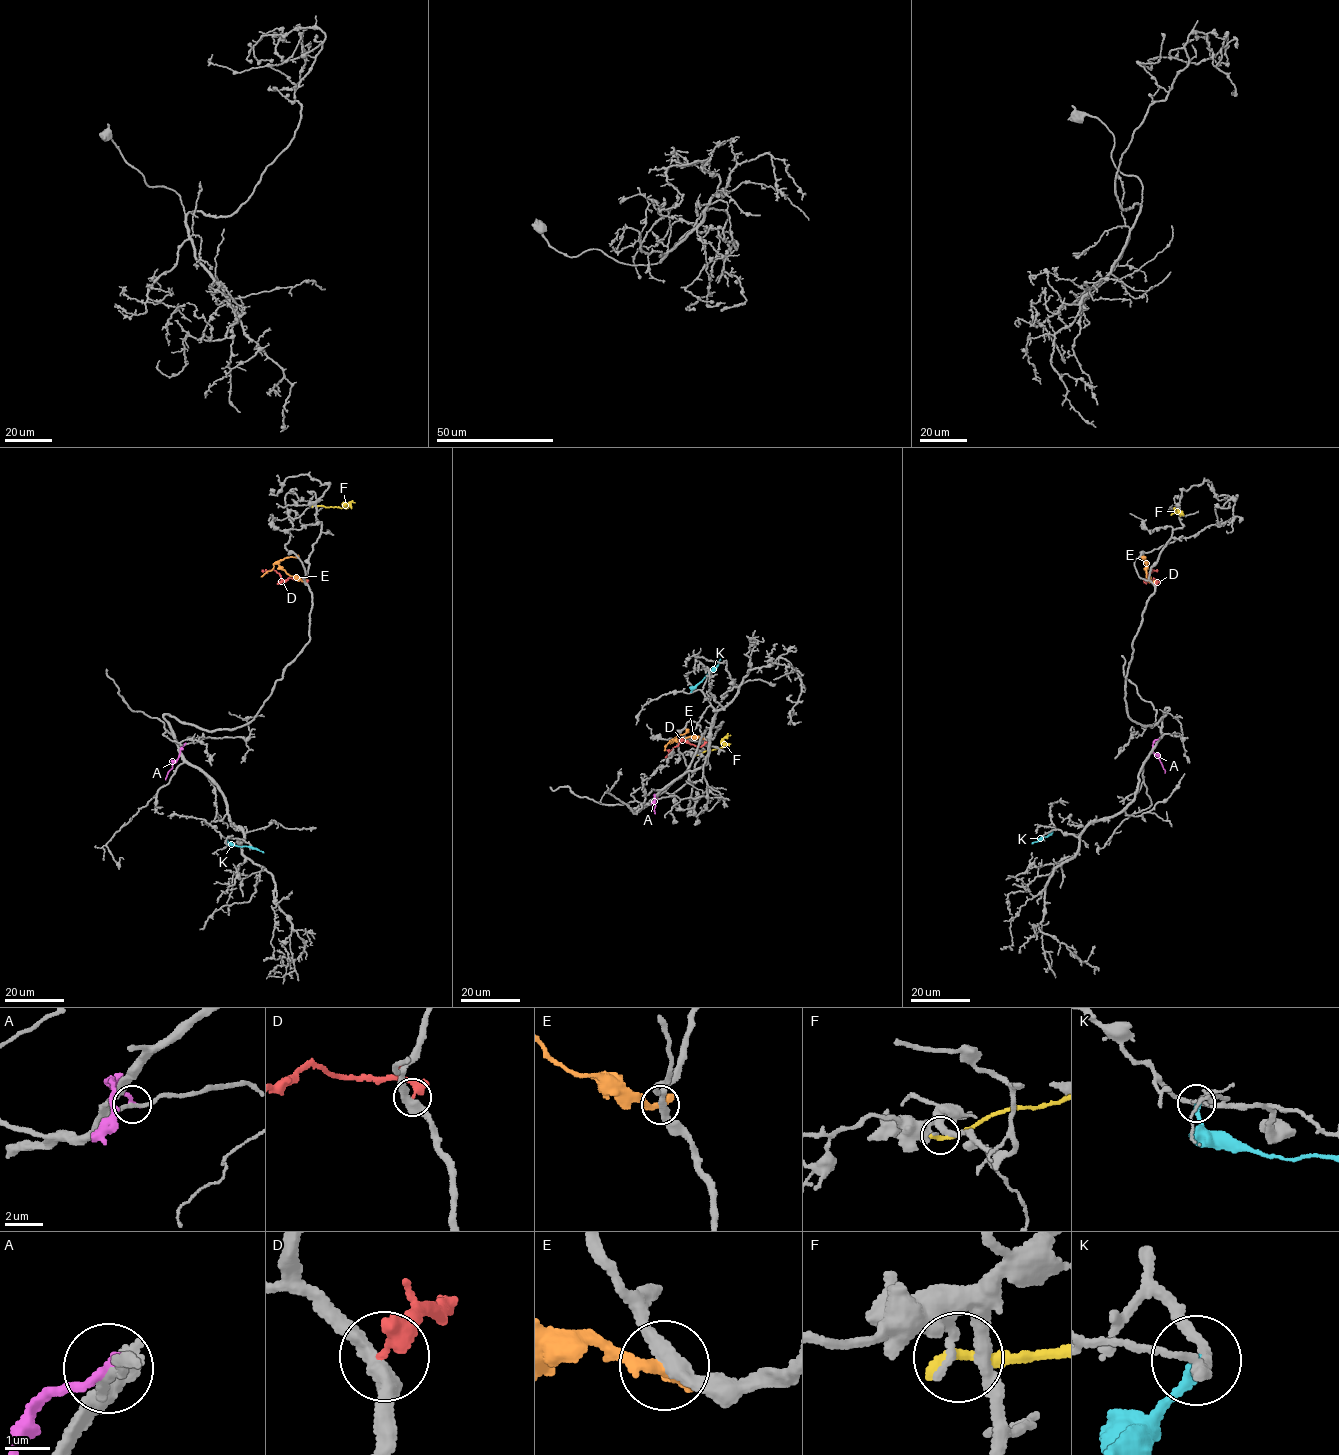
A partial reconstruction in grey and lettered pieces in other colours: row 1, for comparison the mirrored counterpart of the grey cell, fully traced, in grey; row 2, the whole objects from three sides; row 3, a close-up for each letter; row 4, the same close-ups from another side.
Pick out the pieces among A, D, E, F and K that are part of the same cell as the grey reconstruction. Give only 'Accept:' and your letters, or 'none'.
Accept: none

